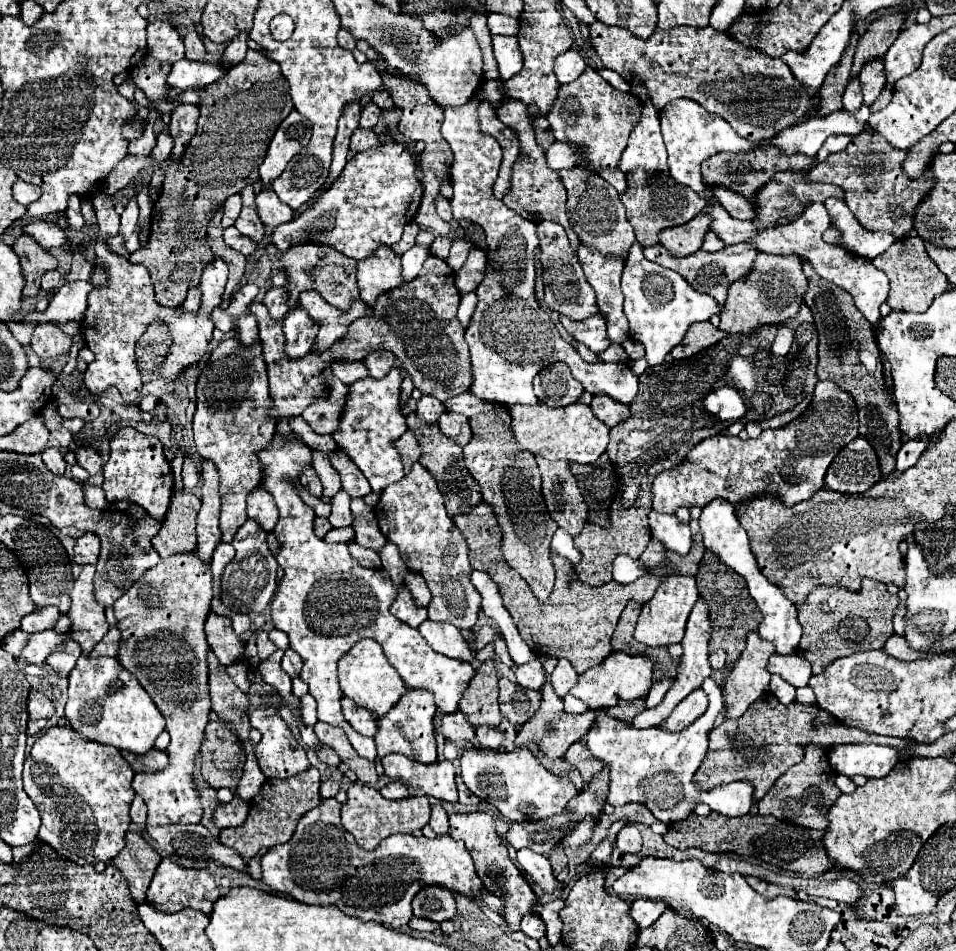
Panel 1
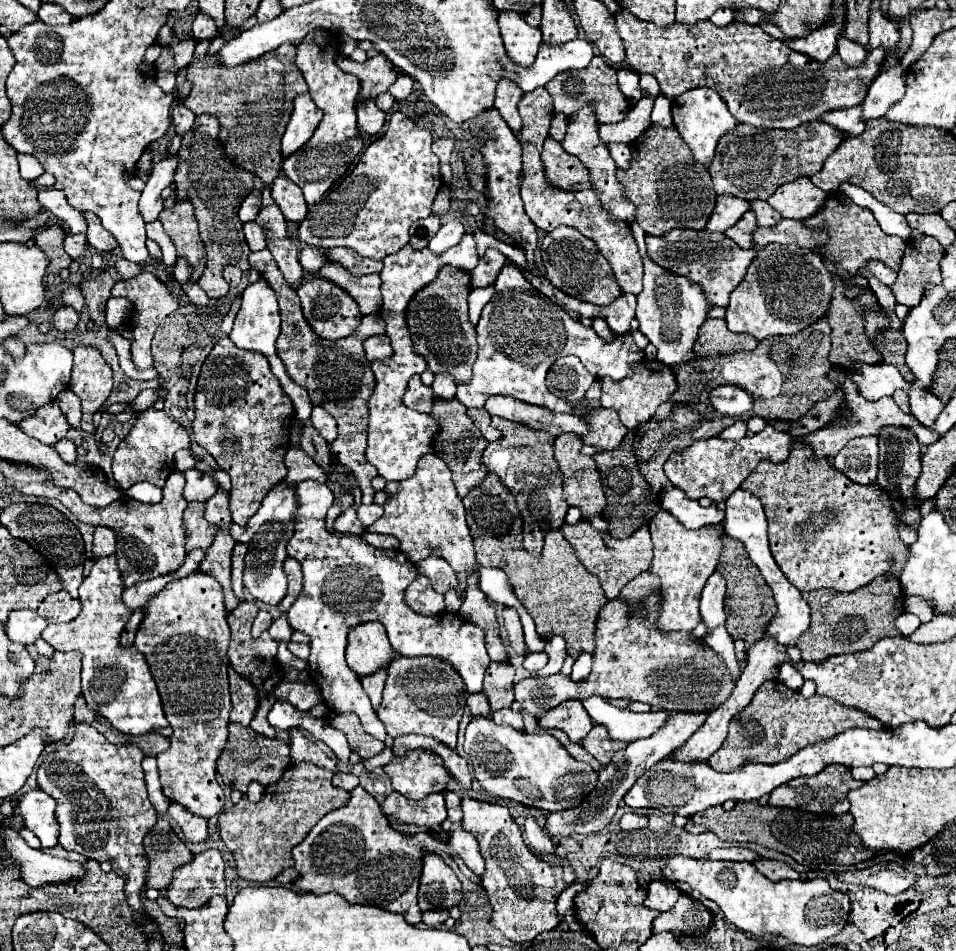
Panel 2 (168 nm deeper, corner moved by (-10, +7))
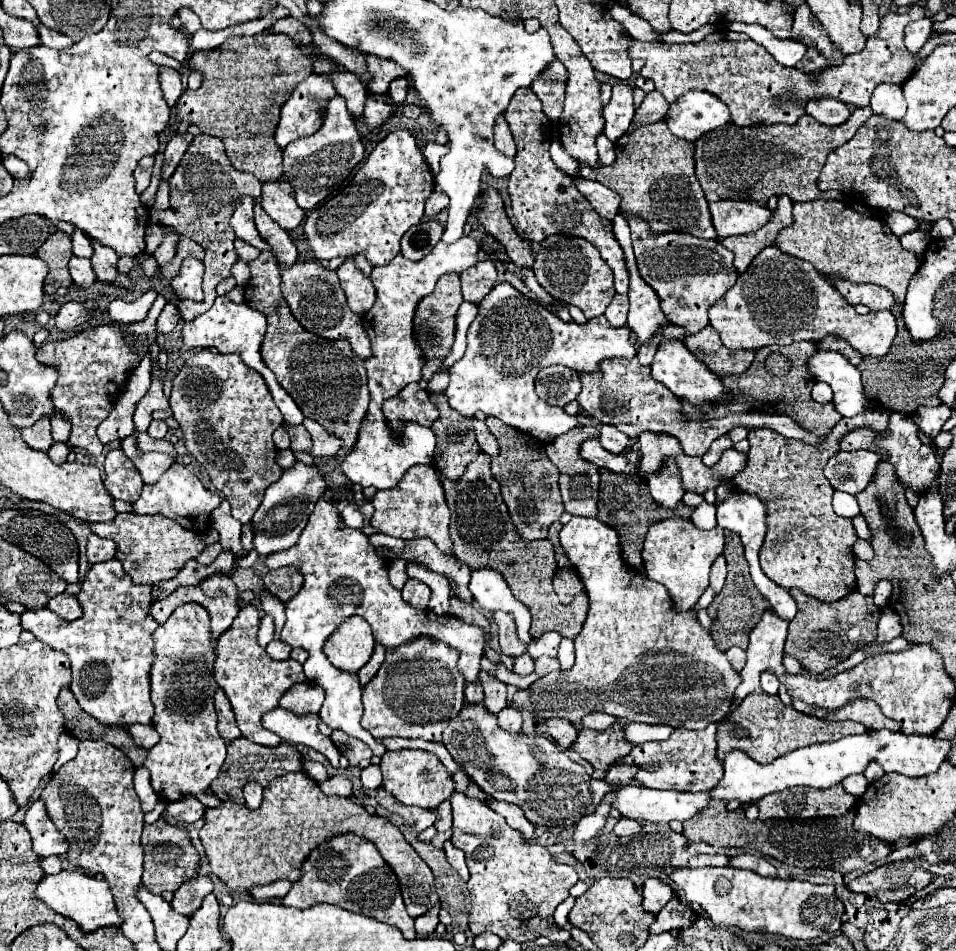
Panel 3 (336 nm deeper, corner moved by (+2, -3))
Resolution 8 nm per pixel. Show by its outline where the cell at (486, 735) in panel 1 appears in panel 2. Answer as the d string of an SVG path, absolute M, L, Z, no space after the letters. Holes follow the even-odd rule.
M512 708L510 710L500 710L500 712L492 712L492 720L496 724L508 724L516 730L522 730L522 714L520 712L514 712Z

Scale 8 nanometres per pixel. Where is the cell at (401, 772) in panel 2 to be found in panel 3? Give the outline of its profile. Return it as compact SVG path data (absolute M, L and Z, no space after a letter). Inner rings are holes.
M396 750L396 752L386 752L380 762L382 770L382 788L386 788L396 800L410 804L410 806L420 806L434 810L438 808L440 802L450 798L454 792L454 780L452 774L446 770L446 766L438 760L436 754L424 752L424 750Z

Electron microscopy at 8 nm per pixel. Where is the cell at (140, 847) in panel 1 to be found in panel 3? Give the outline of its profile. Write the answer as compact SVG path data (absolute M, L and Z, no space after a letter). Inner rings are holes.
M158 818L154 824L144 824L142 832L142 846L144 846L144 874L142 884L156 894L162 892L176 892L186 880L192 880L198 876L200 868L200 856L194 850L188 830L170 824L164 818Z

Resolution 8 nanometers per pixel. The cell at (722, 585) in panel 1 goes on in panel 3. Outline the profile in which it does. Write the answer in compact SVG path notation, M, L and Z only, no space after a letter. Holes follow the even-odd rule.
M724 530L726 534L726 546L724 546L724 556L728 560L728 578L724 588L720 590L720 594L714 598L714 602L708 606L708 614L712 616L712 638L716 640L718 648L728 650L732 646L740 646L746 650L748 646L748 634L752 632L752 628L760 622L760 616L764 610L770 608L768 600L758 592L758 588L754 586L754 582L750 580L750 572L748 572L748 562L744 558L744 546L740 536L736 536L736 532Z

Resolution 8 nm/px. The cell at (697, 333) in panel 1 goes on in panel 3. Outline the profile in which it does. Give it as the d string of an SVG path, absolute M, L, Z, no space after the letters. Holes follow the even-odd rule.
M712 326L688 336L684 346L718 376L742 374L754 360L752 350L728 350Z

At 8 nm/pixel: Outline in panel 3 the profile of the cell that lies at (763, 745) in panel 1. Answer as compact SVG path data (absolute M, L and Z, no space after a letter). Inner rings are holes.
M758 688L752 694L748 694L742 700L742 704L732 712L732 716L728 716L718 726L716 740L718 740L720 760L724 760L728 752L740 748L748 756L752 756L756 762L770 764L776 758L780 758L796 748L804 748L804 746L820 744L820 742L828 742L828 740L840 740L844 736L864 734L864 732L866 732L866 728L858 722L832 722L832 720L820 720L820 718L812 718L808 714L802 714L802 712L794 710L792 706L782 704L782 700L778 696L770 696Z

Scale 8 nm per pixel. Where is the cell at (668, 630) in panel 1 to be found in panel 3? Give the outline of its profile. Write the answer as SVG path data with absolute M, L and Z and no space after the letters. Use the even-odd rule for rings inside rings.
M674 516L652 524L644 540L642 560L648 578L664 584L674 600L676 610L690 610L700 600L702 592L708 588L710 566L722 554L724 548L724 530L714 526L712 530L700 530L692 520Z

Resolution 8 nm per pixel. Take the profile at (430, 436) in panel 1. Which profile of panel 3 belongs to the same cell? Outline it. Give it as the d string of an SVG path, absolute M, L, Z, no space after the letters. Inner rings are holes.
M444 392L430 394L430 398L440 410L438 420L432 424L432 430L438 438L434 464L450 480L458 480L468 462L474 460L480 452L472 418L466 418L450 408Z

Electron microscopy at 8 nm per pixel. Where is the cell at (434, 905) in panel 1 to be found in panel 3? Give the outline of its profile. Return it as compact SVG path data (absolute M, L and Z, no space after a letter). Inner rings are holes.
M292 772L272 780L264 788L264 802L258 810L250 810L236 802L222 802L216 808L206 808L200 840L212 872L226 884L226 890L246 892L246 888L262 886L278 878L298 882L304 860L316 846L334 834L356 834L376 844L398 878L406 910L412 918L418 918L438 904L432 870L404 840L402 832L388 818L368 814L354 798L326 796L318 782L306 776L306 772Z

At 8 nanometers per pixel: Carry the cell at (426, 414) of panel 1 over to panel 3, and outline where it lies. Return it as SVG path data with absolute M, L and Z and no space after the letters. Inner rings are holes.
M446 370L436 372L436 374L432 376L432 380L428 382L428 392L444 392L446 386L448 386L448 382L450 382L450 376L448 376Z

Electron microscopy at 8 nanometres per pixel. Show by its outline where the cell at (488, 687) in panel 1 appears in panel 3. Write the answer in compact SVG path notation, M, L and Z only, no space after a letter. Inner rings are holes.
M484 670L480 672L478 680L480 680L482 688L484 688L484 706L486 706L490 712L498 714L502 708L508 706L508 702L506 702L506 684L504 684L504 682L496 680L494 676L490 676L490 674L484 672Z

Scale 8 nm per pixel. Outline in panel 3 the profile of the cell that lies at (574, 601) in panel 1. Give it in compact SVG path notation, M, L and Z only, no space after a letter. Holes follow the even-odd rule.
M480 452L464 470L458 480L448 480L438 472L438 478L444 488L446 504L450 508L450 540L452 552L458 560L466 562L472 570L494 568L502 572L514 596L526 604L532 612L532 638L542 636L544 632L558 632L564 638L576 638L582 630L588 612L588 596L582 592L574 598L570 606L560 604L554 588L552 576L556 574L554 546L548 540L524 540L520 538L516 526L510 520L508 508L500 496L500 484L490 472L490 456Z

